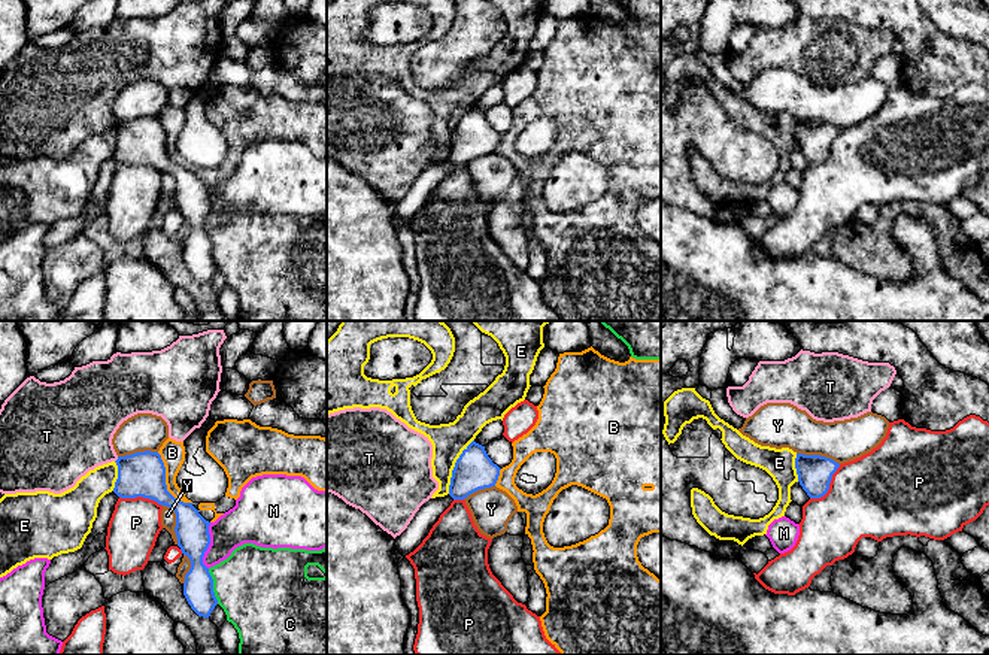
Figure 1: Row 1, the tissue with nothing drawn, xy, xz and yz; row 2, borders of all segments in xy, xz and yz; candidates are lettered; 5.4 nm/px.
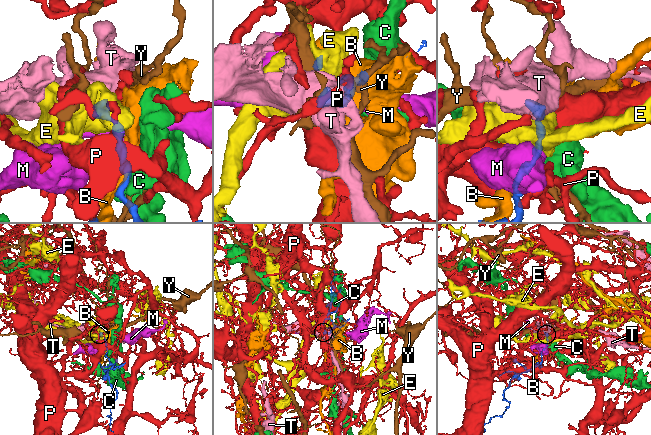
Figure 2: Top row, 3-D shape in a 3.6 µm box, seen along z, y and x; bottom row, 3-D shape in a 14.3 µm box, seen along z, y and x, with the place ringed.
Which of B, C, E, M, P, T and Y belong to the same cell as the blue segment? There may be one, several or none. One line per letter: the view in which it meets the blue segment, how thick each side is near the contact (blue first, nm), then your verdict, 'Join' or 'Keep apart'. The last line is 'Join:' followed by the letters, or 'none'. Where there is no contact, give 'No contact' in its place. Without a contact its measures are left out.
B: Touches blue in xy. Thickness 240 nm (blue) against 130 nm. Keep apart
C: Touches blue in xy. Thickness 160 nm (blue) against 440 nm. Keep apart
E: Touches blue in xz. Thickness 220 nm (blue) against 180 nm. Keep apart
M: Touches blue in xy. Thickness 180 nm (blue) against 220 nm. Keep apart
P: Touches blue in yz. Thickness 190 nm (blue) against 440 nm. Keep apart
T: Touches blue in xy. Thickness 240 nm (blue) against 380 nm. Keep apart
Y: Touches blue in xy. Thickness 180 nm (blue) against 80 nm. Keep apart
Join: none

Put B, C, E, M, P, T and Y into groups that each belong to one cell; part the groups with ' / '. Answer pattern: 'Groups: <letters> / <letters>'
Groups: B / C / E / M / P / T / Y

